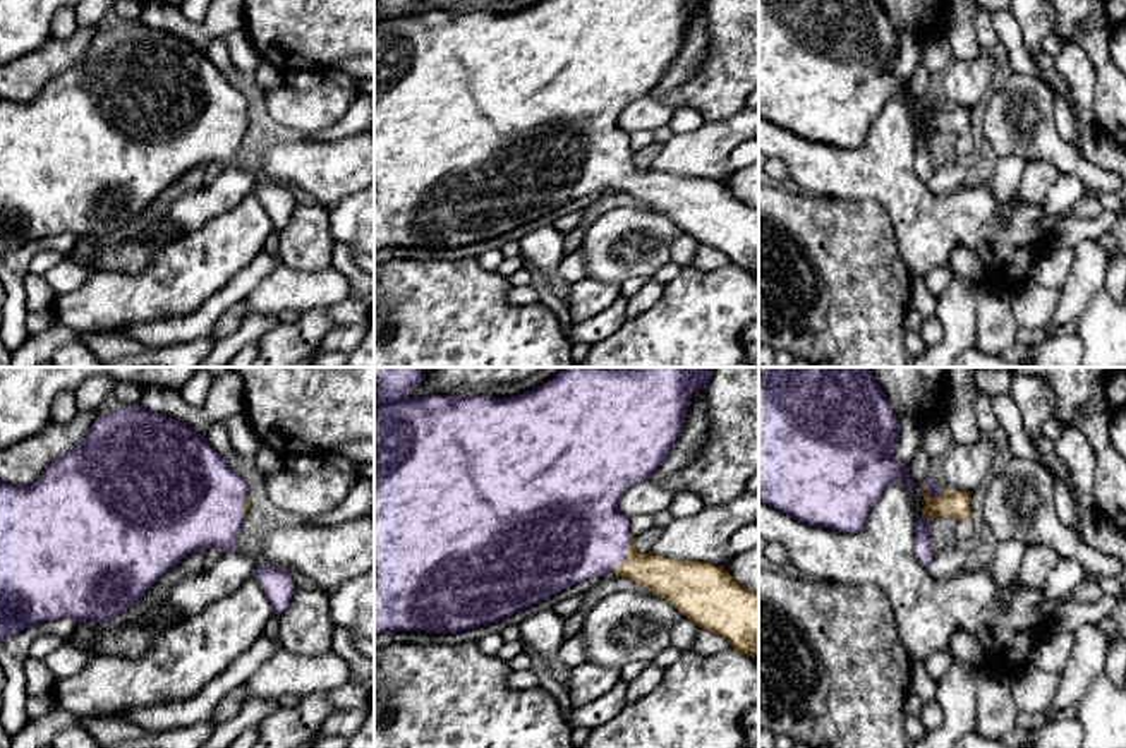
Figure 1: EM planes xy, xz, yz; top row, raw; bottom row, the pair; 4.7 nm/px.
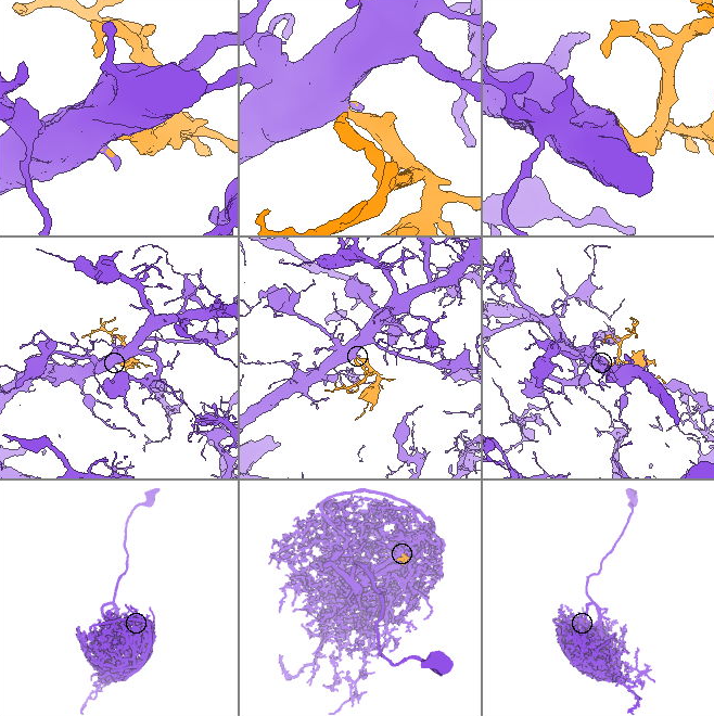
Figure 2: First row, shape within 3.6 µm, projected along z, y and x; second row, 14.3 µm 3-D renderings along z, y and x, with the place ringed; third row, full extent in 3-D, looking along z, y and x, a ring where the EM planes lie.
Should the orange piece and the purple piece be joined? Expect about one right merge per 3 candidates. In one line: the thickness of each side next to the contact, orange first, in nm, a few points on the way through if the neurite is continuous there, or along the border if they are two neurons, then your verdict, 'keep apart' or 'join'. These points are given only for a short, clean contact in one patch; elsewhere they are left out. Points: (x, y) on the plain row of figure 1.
190 nm thick on the orange side, 420 nm on the other; join

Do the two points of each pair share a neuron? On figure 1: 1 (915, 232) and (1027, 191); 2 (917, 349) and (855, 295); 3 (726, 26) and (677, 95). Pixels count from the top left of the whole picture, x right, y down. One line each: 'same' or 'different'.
1: different
2: different
3: same

